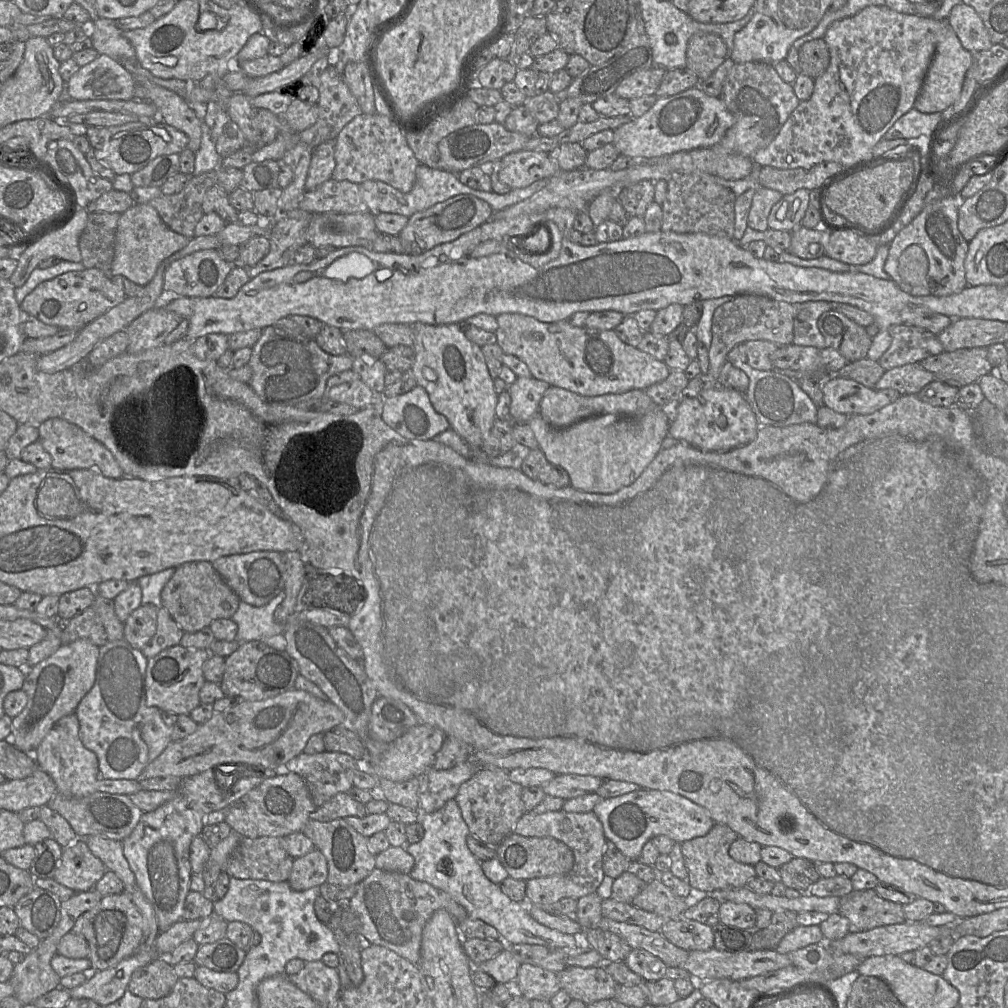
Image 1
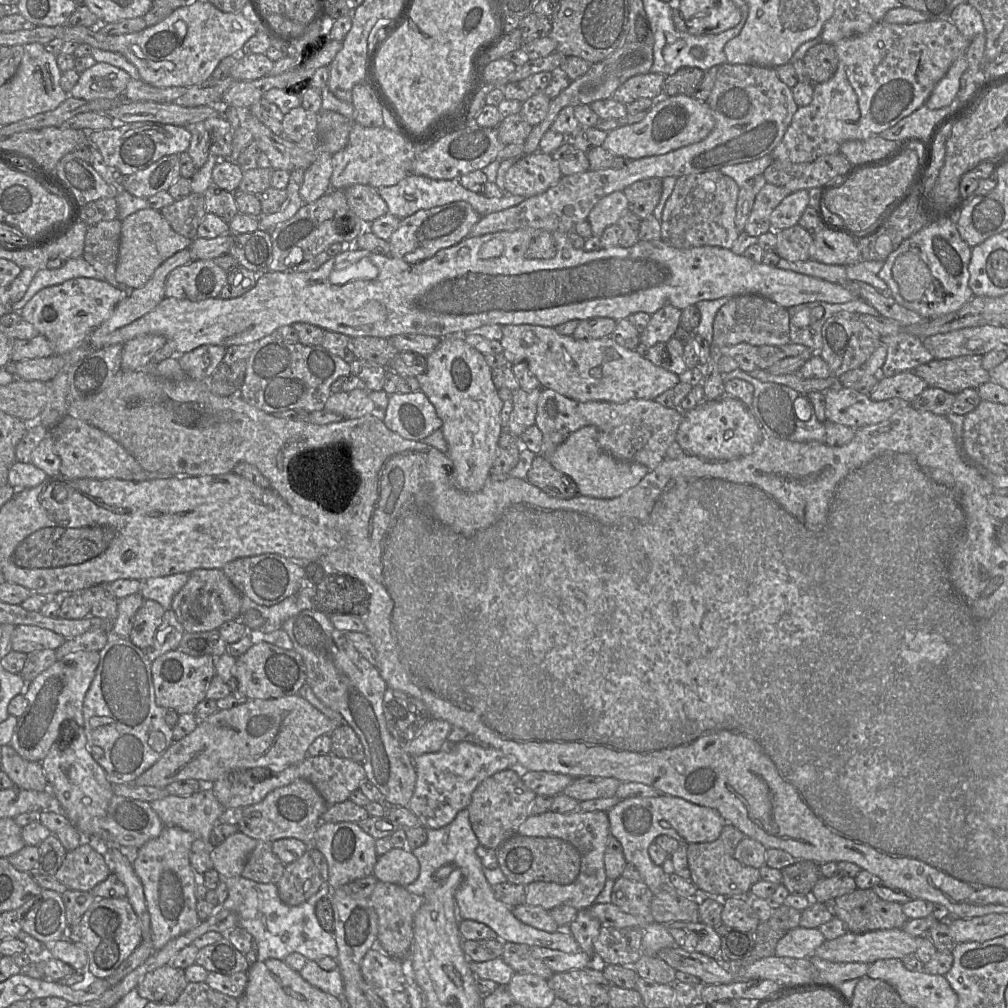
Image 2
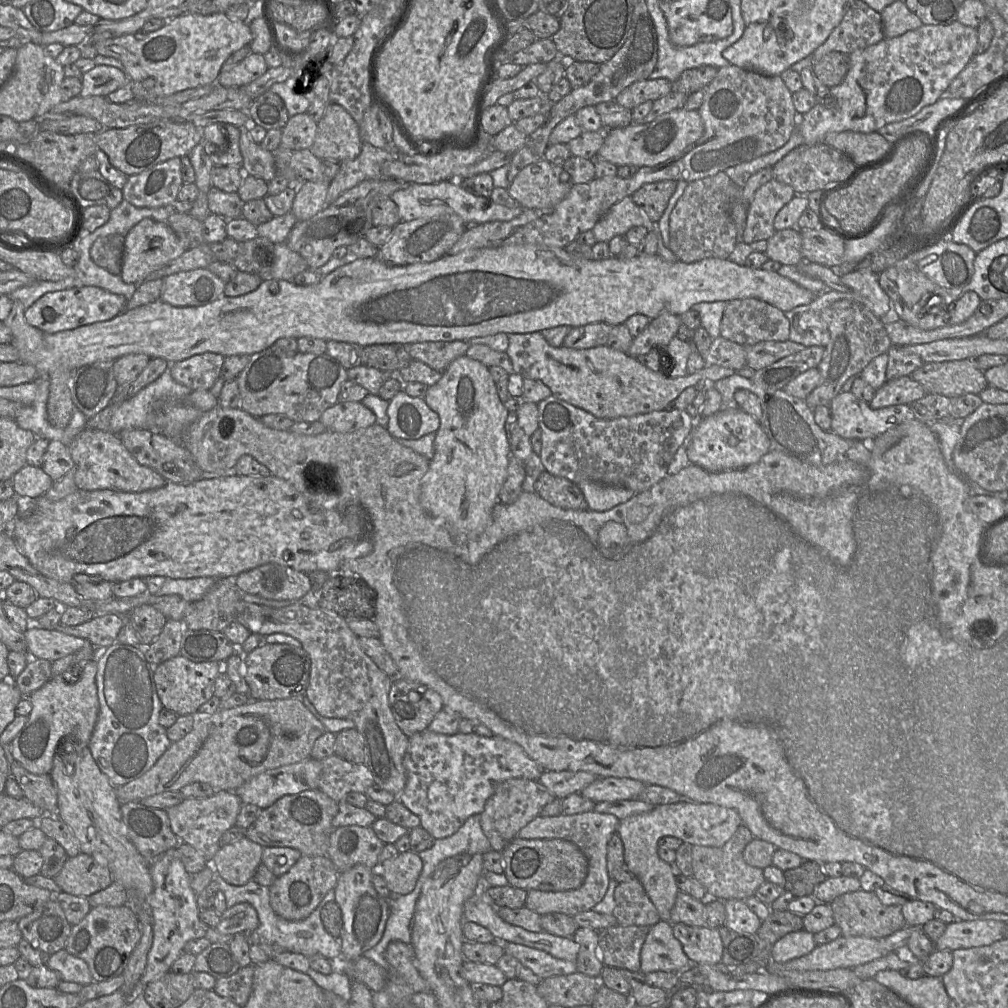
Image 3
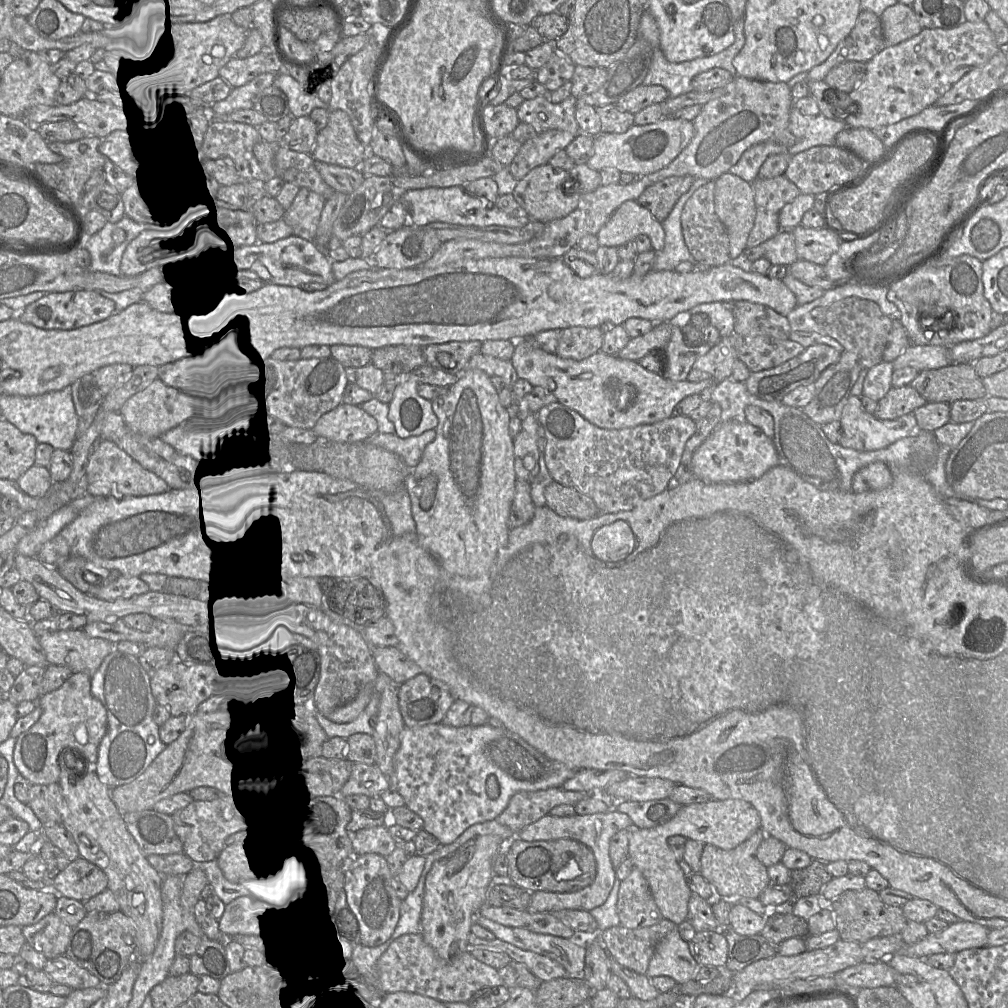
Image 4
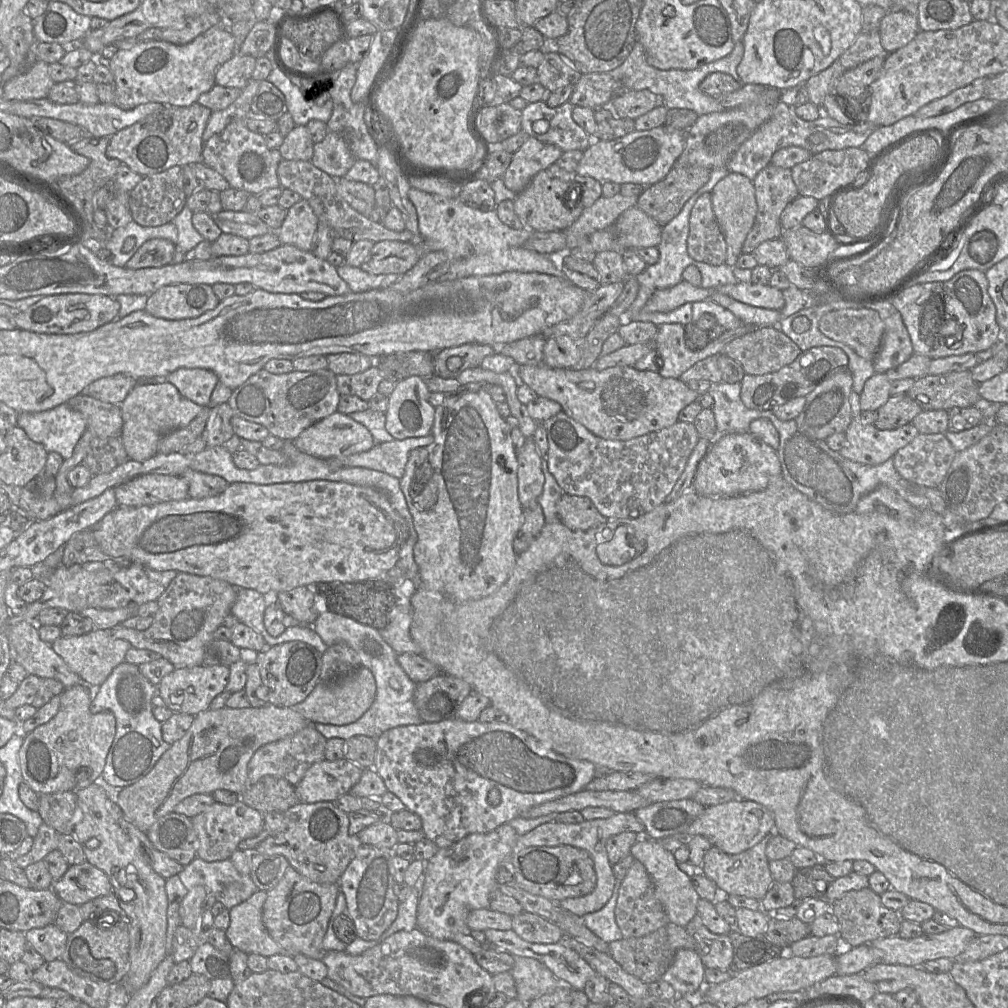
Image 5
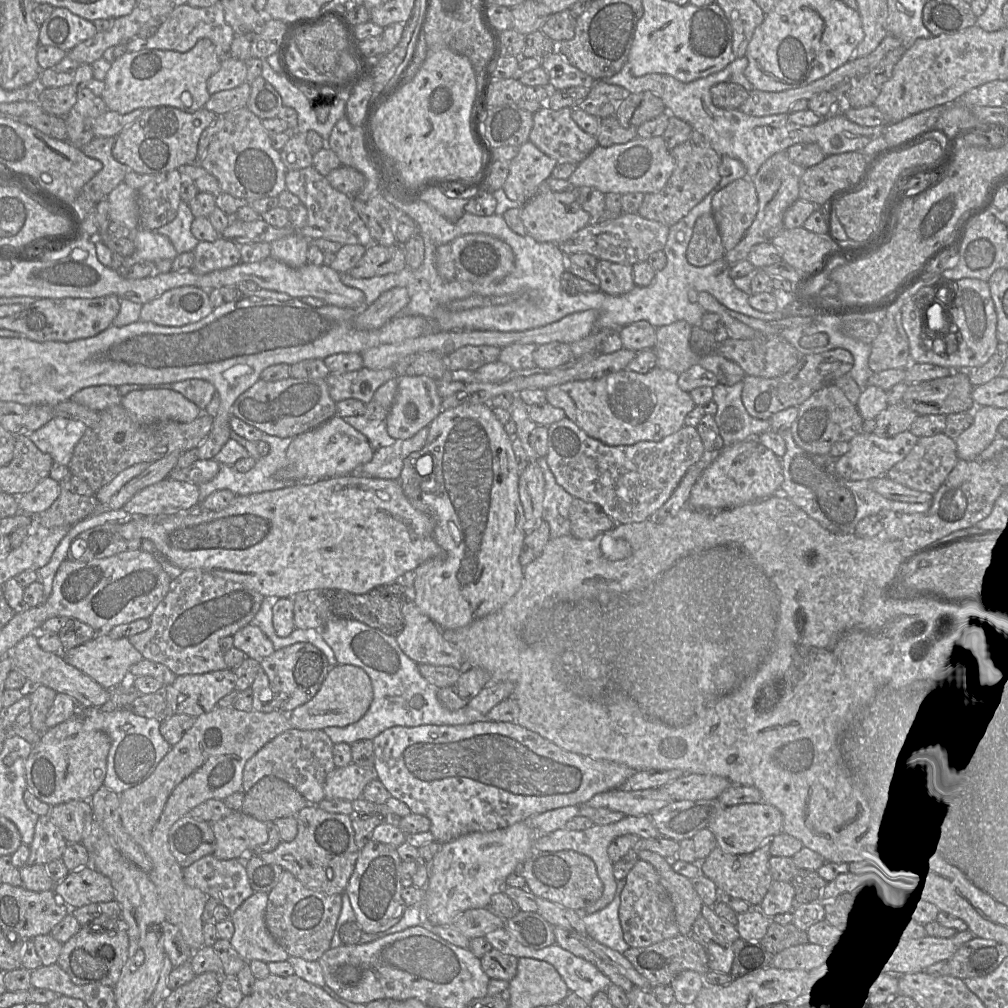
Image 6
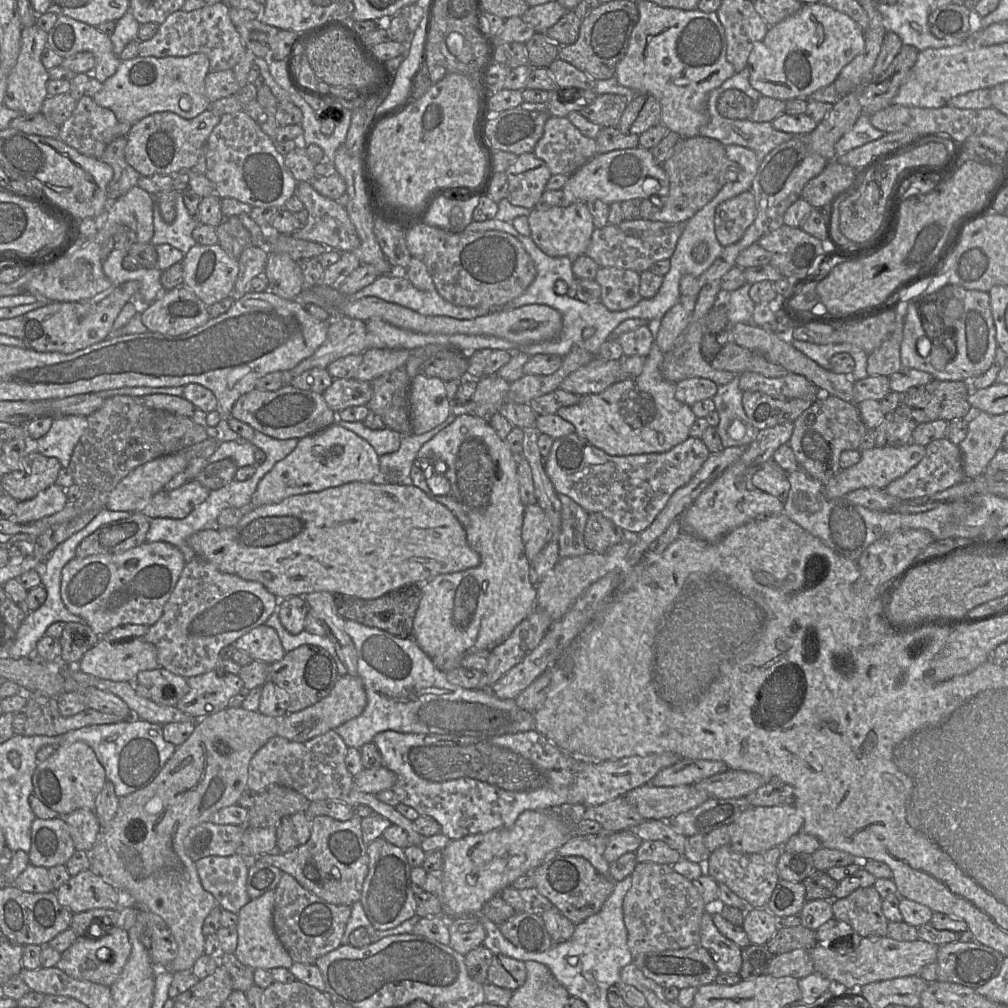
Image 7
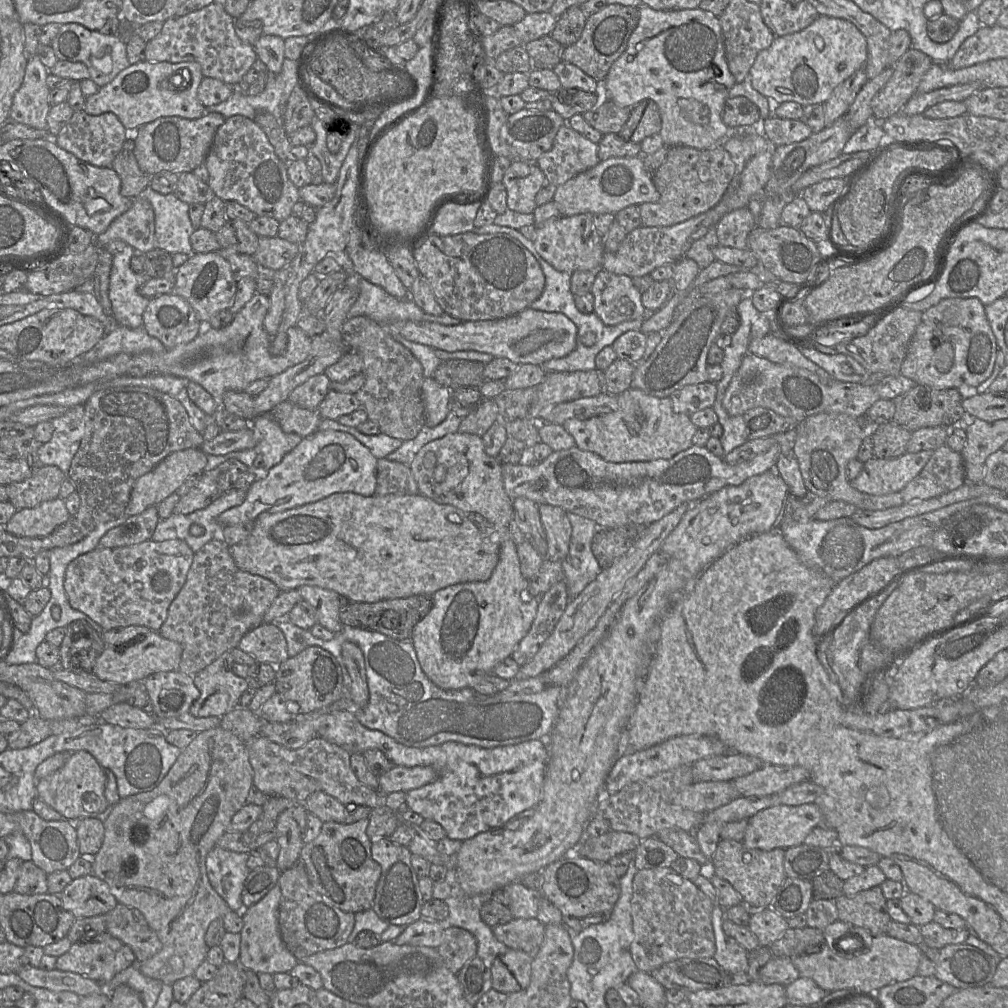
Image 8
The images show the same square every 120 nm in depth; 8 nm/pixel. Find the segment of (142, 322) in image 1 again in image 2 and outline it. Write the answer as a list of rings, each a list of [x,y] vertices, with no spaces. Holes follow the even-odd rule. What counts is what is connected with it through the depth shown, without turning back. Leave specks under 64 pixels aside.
[[[162,335],[138,336],[126,341],[122,348],[121,370],[145,370],[165,342],[166,338]]]

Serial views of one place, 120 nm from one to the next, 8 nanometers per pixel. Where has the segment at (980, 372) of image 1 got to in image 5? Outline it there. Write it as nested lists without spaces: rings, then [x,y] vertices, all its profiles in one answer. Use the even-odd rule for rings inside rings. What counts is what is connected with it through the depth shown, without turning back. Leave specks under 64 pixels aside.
[[[970,370],[952,371],[917,378],[907,391],[922,410],[946,410],[953,407],[981,406],[982,399]]]

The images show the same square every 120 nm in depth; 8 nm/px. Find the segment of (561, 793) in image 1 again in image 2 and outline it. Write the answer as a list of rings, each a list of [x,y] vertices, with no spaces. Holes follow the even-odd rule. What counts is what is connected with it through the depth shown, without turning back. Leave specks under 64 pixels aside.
[[[576,777],[562,793],[578,801],[615,796],[621,781],[613,777]]]

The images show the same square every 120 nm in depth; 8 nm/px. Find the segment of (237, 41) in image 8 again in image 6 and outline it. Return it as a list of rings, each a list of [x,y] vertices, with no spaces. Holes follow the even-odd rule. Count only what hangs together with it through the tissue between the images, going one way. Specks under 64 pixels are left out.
[[[188,3],[176,7],[158,25],[158,30],[154,36],[148,39],[134,37],[126,42],[129,52],[137,52],[145,49],[173,50],[177,52],[187,52],[203,38],[212,41],[217,49],[221,62],[229,56],[231,43],[235,37],[234,30],[225,21],[224,10],[221,3],[216,3],[210,7],[192,7]]]

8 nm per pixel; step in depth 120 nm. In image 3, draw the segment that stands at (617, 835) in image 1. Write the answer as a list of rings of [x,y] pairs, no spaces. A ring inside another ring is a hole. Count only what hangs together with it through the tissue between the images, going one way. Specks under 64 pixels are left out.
[[[694,801],[657,805],[647,813],[631,815],[620,820],[617,834],[623,841],[625,863],[643,885],[658,911],[660,920],[669,921],[670,911],[679,892],[675,863],[672,866],[658,855],[660,839],[674,836],[691,845],[720,847],[733,836],[741,824],[738,812],[732,808]]]

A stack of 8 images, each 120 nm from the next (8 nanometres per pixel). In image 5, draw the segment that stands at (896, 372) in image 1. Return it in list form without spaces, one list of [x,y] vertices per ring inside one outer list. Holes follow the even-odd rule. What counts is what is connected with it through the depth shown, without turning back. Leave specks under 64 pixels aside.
[[[907,393],[892,395],[877,410],[874,425],[880,430],[892,430],[911,423],[913,418],[922,411]]]

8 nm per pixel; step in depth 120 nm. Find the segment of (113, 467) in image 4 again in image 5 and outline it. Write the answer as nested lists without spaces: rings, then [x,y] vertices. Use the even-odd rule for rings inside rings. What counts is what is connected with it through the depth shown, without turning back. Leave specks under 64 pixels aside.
[[[145,474],[114,487],[118,506],[140,507],[189,497],[189,485],[182,476]]]

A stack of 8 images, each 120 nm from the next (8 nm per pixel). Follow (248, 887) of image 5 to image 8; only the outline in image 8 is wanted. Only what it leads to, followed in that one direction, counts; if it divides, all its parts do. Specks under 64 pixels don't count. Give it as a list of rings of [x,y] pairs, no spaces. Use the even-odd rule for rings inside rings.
[[[215,847],[206,857],[206,871],[212,887],[226,901],[229,909],[234,912],[242,912],[244,909],[242,890],[250,873],[250,869],[247,867],[249,855],[248,853],[233,852]]]

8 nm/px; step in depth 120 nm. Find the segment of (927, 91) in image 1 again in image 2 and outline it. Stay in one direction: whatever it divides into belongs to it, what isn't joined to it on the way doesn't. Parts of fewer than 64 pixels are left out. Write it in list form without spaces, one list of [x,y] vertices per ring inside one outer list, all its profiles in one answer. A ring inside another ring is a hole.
[[[966,55],[958,57],[945,75],[935,84],[924,104],[930,109],[939,109],[952,103],[960,87],[960,78],[967,66]]]

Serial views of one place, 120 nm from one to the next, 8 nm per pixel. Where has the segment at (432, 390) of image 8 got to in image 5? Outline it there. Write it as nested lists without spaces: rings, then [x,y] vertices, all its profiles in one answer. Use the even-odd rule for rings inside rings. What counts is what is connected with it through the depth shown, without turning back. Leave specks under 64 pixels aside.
[[[411,376],[396,383],[385,412],[385,427],[394,439],[404,440],[432,434],[435,407],[429,402],[430,394],[425,379],[420,376]]]

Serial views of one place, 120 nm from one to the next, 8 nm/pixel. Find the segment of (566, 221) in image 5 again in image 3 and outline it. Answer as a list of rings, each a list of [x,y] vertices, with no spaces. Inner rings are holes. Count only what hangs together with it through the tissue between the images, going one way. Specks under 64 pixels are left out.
[[[543,158],[524,167],[507,191],[523,209],[547,209],[562,201],[572,185],[562,166]]]

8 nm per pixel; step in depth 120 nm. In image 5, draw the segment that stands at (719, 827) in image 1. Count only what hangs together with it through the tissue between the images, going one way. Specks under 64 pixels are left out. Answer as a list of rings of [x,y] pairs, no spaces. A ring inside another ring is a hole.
[[[771,836],[764,837],[758,844],[739,854],[727,854],[712,846],[704,855],[700,872],[717,885],[722,895],[738,895],[762,900],[774,882],[769,870],[769,860],[765,854]]]

